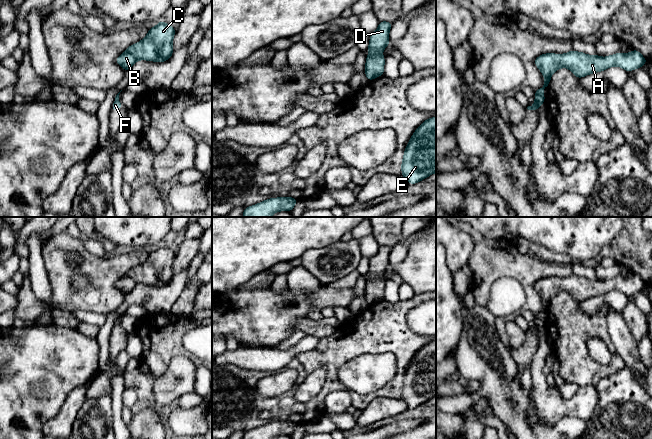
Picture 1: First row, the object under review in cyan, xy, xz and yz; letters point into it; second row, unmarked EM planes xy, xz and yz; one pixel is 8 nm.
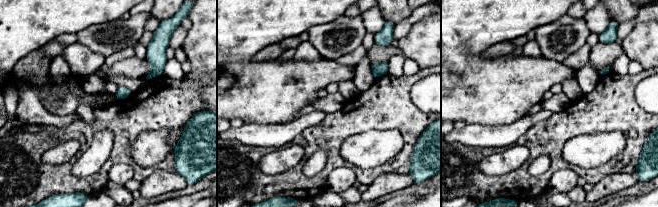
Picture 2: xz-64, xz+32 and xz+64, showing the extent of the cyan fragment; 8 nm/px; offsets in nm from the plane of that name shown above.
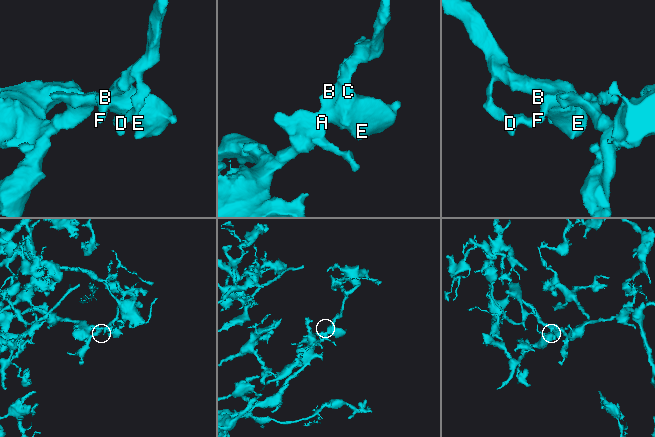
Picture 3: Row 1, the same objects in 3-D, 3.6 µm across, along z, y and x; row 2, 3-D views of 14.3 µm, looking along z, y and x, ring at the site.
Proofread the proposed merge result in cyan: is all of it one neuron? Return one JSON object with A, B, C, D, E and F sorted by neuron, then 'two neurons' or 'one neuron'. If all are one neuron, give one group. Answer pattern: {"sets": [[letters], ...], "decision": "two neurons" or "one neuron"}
{"sets": [["A", "B", "C", "D", "E", "F"]], "decision": "one neuron"}

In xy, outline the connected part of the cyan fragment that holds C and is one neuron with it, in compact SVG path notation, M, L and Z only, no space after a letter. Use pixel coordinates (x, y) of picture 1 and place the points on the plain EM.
M159 247L148 254L145 262L129 270L119 281L116 287L126 296L138 284L164 286L173 278L172 268L176 254L169 248Z

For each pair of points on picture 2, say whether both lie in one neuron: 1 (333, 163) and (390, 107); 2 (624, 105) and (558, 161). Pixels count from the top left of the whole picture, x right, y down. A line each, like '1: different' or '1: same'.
1: same
2: same

